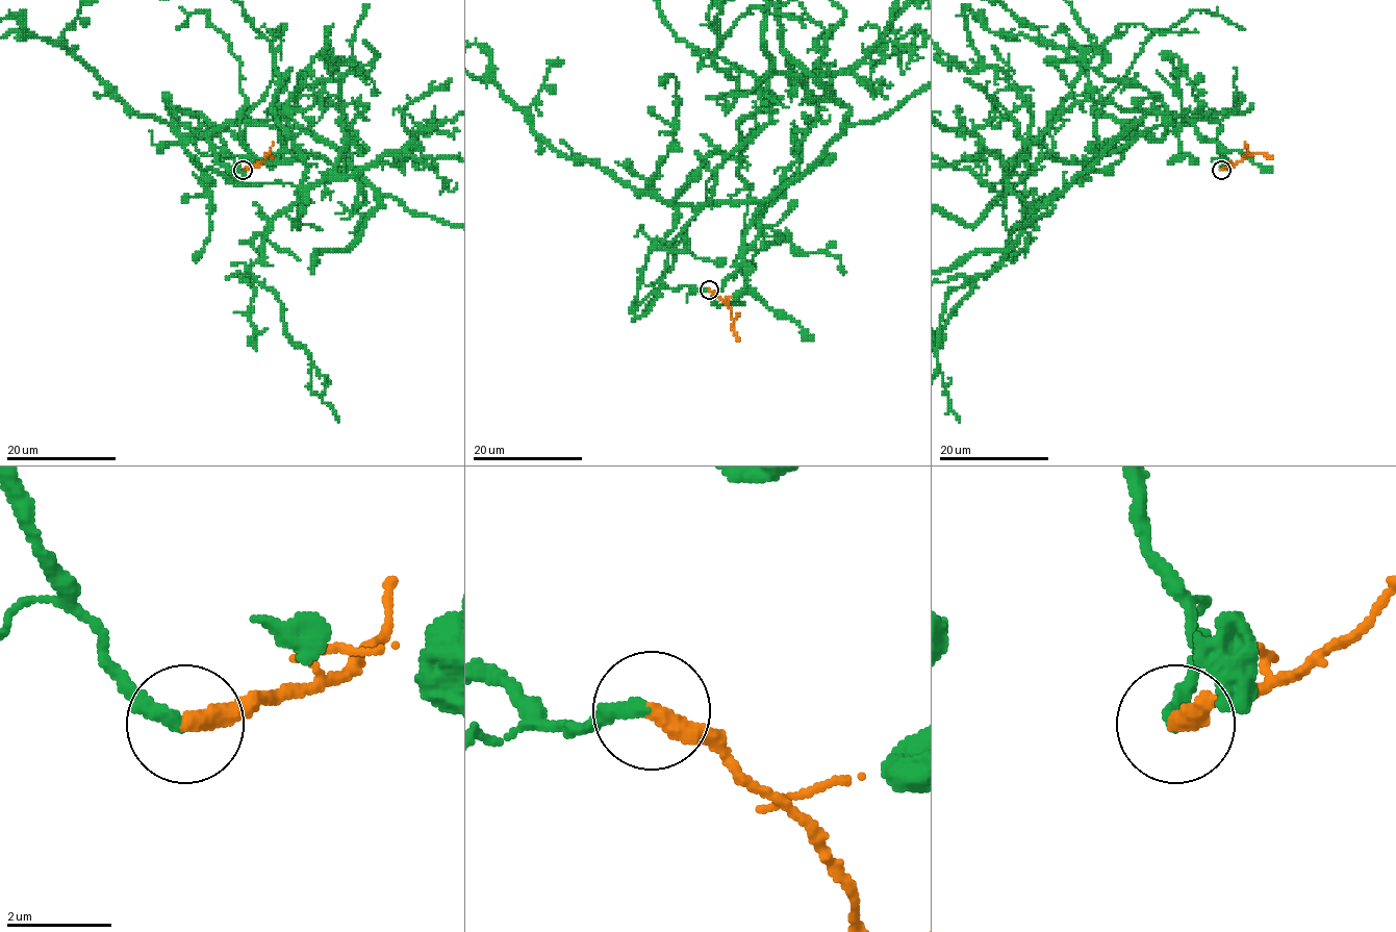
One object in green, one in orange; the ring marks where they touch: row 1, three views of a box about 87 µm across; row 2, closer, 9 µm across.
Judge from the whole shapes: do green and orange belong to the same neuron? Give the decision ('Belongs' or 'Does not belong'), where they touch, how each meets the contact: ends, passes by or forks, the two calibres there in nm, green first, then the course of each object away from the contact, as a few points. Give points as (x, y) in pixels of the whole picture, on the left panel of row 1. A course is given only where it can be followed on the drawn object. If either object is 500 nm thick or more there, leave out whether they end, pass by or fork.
Belongs. Place: (243, 170). At the ring green ends. At the ring orange ends. Thickness 280 nm (green) against 360 nm. Course of orange: (243, 170), (258, 166), (265, 153), (272, 157)

